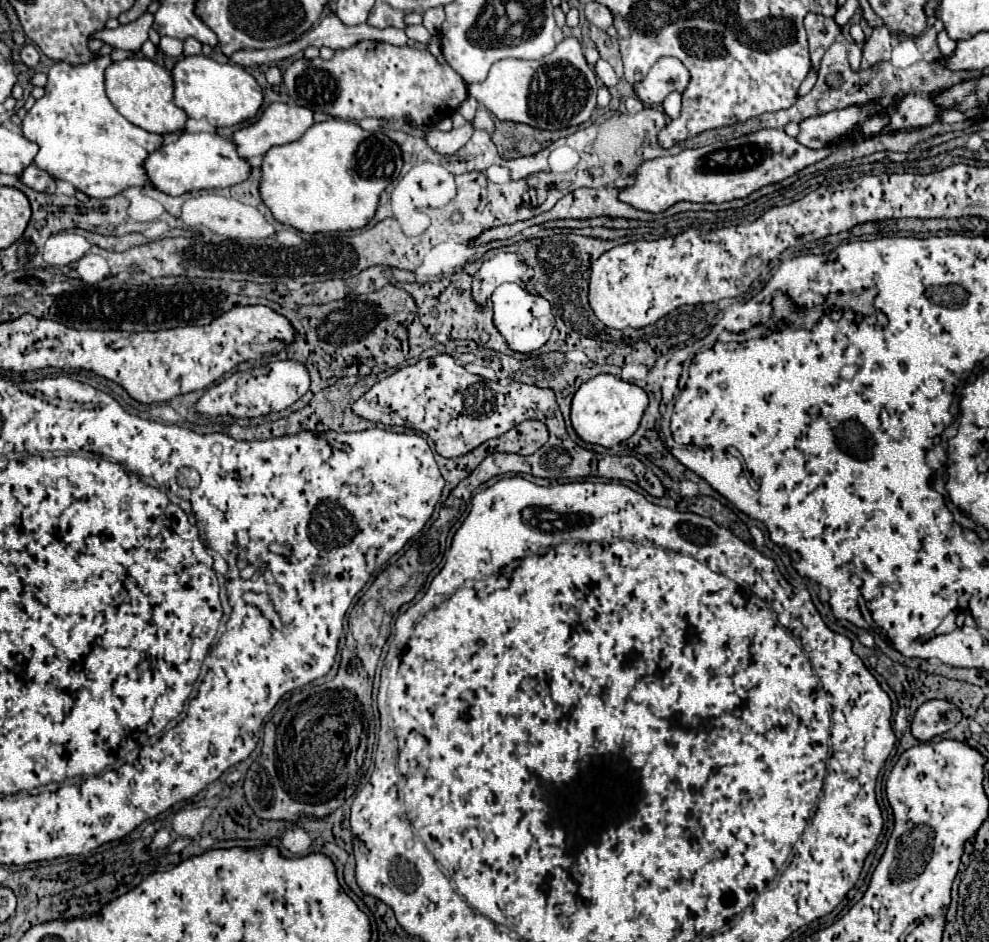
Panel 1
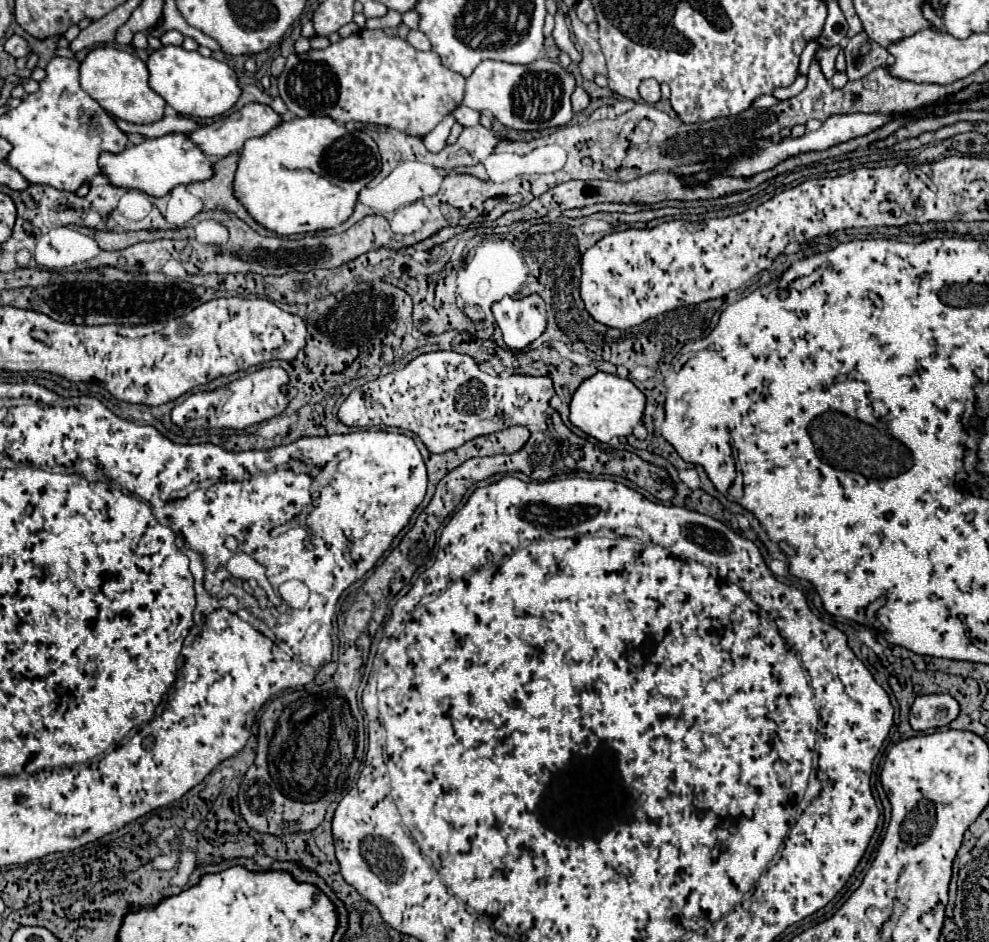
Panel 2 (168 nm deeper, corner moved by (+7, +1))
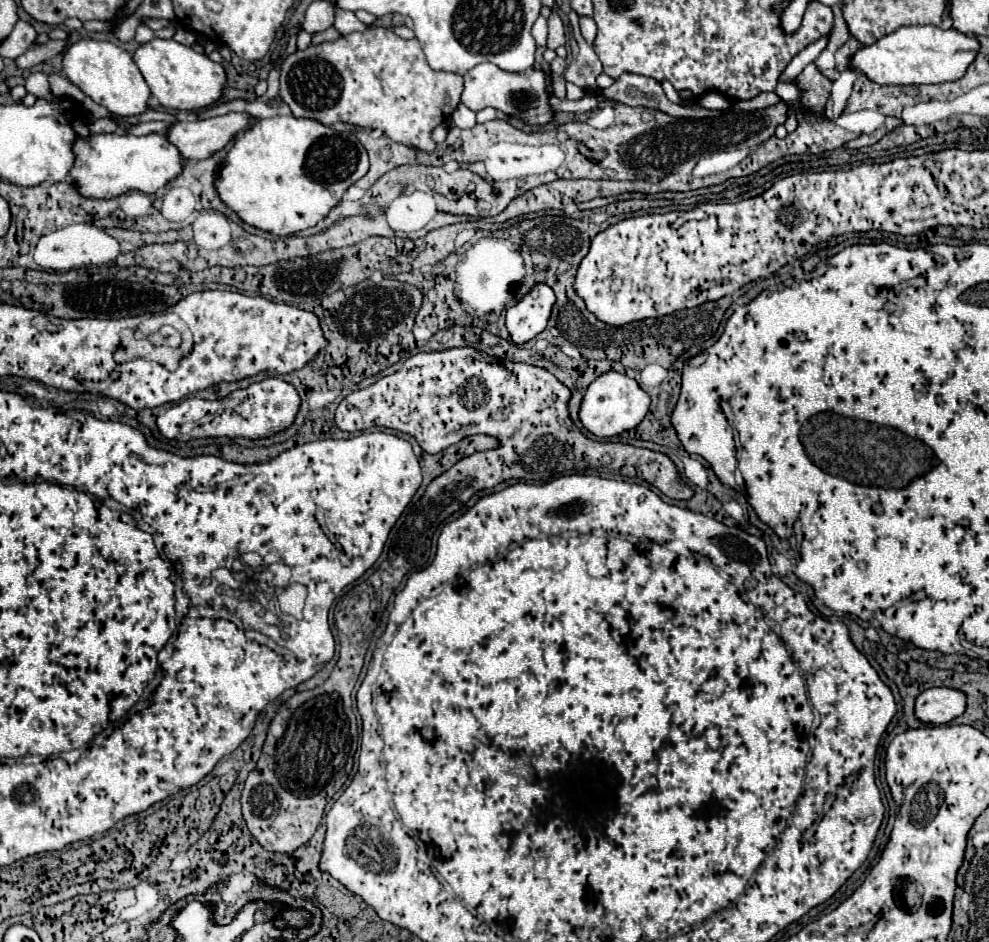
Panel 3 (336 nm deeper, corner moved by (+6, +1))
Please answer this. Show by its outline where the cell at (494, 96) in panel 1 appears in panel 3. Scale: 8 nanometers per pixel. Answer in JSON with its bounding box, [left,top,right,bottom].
[460,62,552,124]

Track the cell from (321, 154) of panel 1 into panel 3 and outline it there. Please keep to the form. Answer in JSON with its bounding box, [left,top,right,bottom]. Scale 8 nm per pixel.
[216,116,368,236]

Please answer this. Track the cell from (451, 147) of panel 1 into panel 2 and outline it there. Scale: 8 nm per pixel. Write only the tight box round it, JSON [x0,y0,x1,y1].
[453,104,479,128]

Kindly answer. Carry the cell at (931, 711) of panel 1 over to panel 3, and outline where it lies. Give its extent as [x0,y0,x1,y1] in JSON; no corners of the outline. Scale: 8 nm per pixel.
[916,688,966,724]

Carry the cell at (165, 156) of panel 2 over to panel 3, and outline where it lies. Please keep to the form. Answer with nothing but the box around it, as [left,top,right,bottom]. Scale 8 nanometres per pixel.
[68,132,182,198]

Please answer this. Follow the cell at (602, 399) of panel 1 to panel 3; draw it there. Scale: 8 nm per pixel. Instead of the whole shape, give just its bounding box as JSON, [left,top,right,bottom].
[580,372,650,438]

